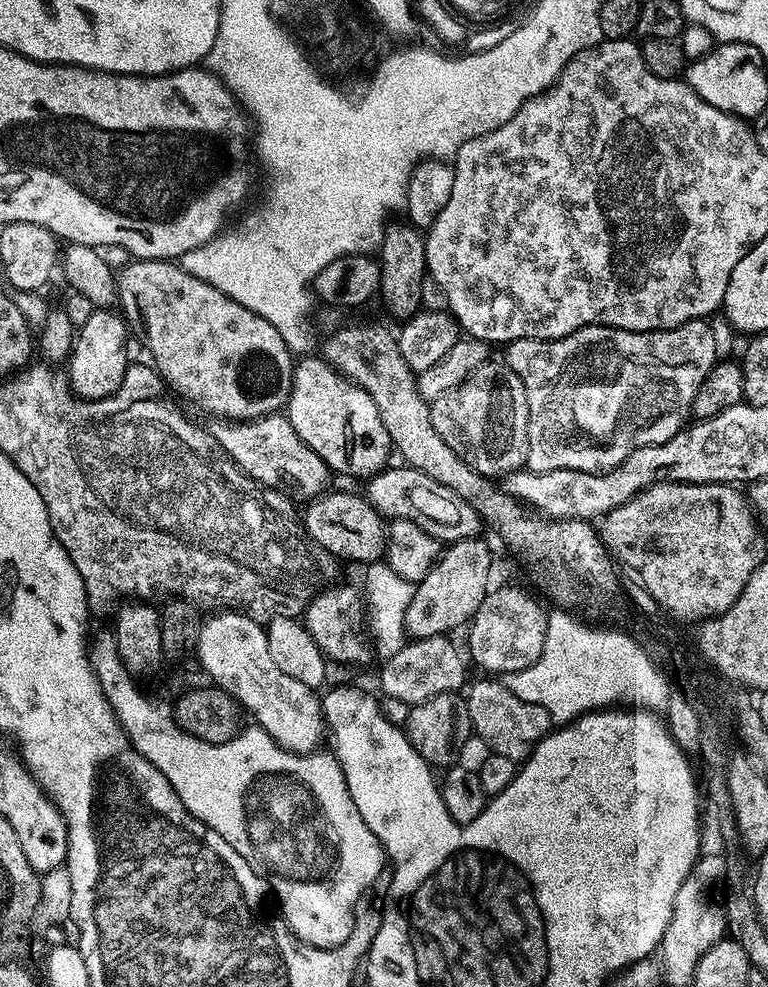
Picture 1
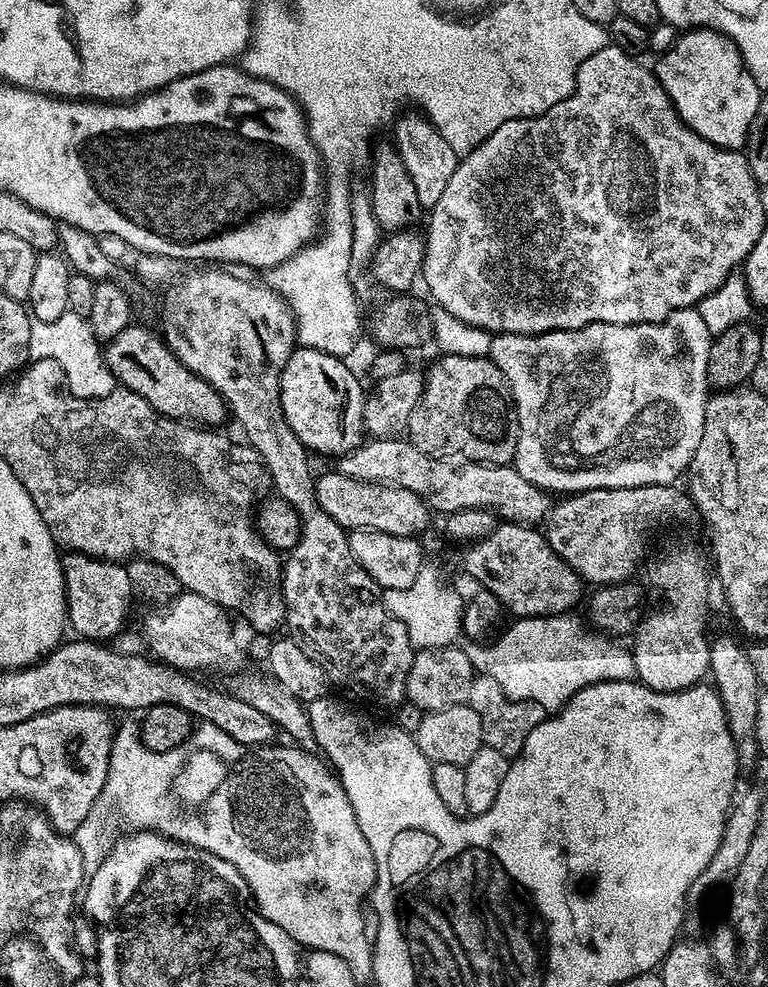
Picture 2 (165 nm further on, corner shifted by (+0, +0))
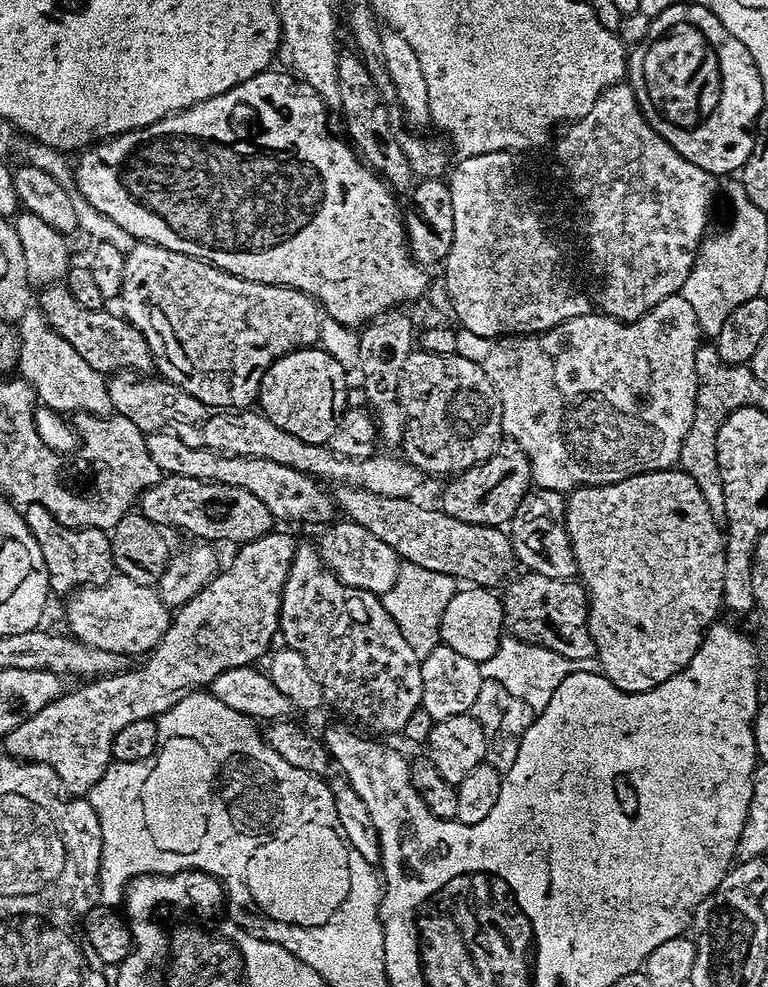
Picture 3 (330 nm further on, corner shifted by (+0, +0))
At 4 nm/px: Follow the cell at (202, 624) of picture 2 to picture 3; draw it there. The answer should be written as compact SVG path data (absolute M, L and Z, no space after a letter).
M119 574L113 575L107 584L77 591L69 600L68 624L75 639L98 646L98 650L124 652L129 658L136 658L139 652L151 653L164 639L170 623L169 605L155 587L130 582L130 578Z

